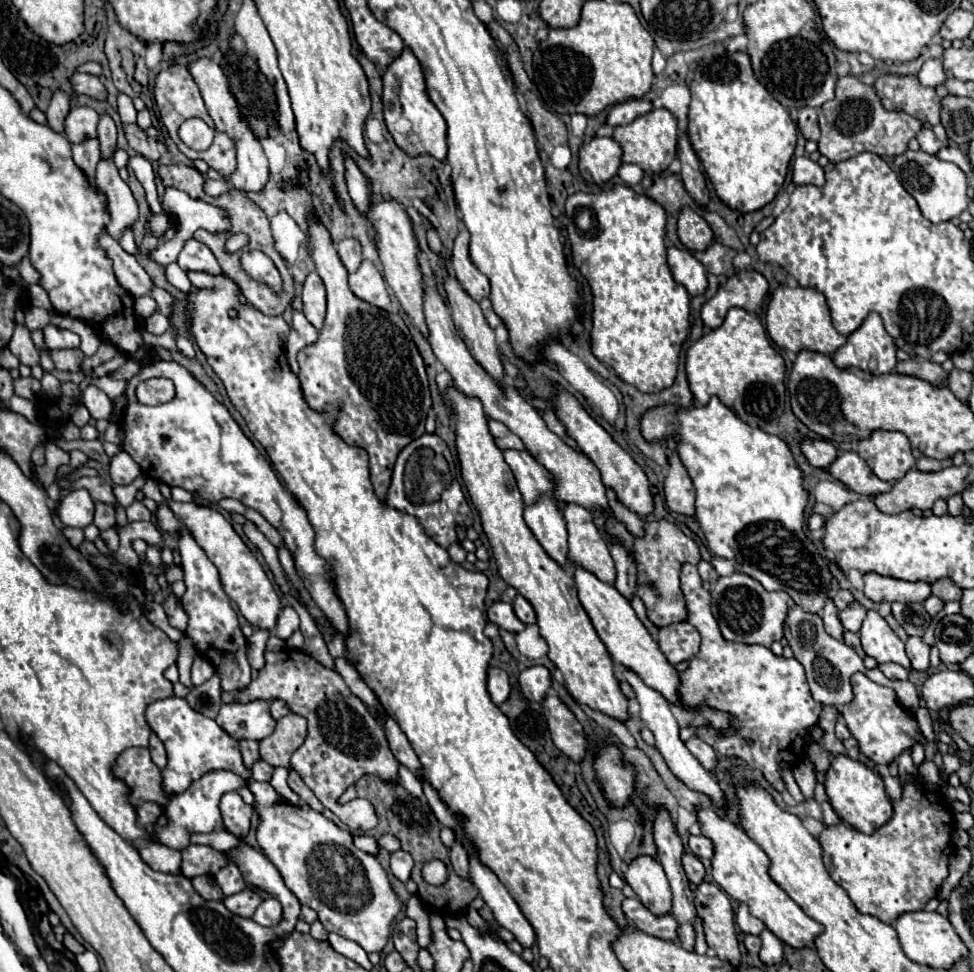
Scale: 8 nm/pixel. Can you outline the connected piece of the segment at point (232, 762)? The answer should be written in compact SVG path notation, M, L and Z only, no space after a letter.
M166 697L160 701L154 701L146 707L146 721L150 729L160 737L160 741L166 747L168 763L162 769L162 791L166 795L178 795L196 777L202 777L208 773L208 769L228 769L242 779L250 779L250 769L242 763L242 755L238 749L238 741L228 737L214 719L204 717L202 713L196 713L184 699L180 697Z

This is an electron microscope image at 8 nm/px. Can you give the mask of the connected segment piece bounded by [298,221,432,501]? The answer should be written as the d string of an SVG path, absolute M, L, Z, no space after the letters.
M310 221L308 241L312 245L312 259L316 263L316 271L326 285L326 299L328 299L328 313L324 327L314 341L314 345L304 347L298 353L300 365L300 387L304 393L306 403L316 413L324 413L328 409L336 409L336 421L332 425L334 433L342 437L348 445L362 447L370 457L370 479L374 485L374 493L380 501L386 501L386 491L392 479L392 467L398 453L416 437L424 433L426 415L430 411L430 389L428 377L422 363L422 357L412 341L412 335L398 313L388 313L376 309L364 301L360 301L348 287L348 271L344 269L332 241L328 241L328 233Z

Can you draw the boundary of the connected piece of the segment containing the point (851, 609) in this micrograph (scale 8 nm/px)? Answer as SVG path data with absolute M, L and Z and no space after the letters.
M852 601L846 609L840 611L840 621L842 621L844 629L854 631L854 633L860 631L860 625L862 625L864 617L866 617L866 609L858 601Z

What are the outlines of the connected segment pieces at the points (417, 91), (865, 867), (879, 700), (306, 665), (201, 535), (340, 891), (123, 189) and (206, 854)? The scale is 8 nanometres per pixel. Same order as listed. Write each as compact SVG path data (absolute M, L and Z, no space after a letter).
M404 47L402 53L384 69L382 75L382 105L384 105L384 123L394 137L396 145L404 149L408 155L428 153L440 161L446 159L446 121L442 113L434 107L434 103L426 95L424 73L414 57L414 53Z
M918 781L904 783L902 797L898 801L892 801L892 807L894 807L894 813L890 821L878 827L872 835L864 835L848 827L846 823L824 827L824 863L828 867L830 877L842 889L846 889L846 893L852 897L860 913L872 915L884 923L894 923L898 915L902 913L924 909L926 901L936 897L938 887L948 875L948 859L950 859L950 853L954 851L952 807L944 795L938 795L936 789L924 787Z
M854 673L850 681L852 681L852 689L854 689L854 699L850 703L846 703L840 709L840 713L846 721L846 727L850 729L852 737L858 741L860 751L868 759L872 759L874 763L888 765L902 753L902 749L910 749L914 741L924 743L924 737L918 731L916 719L908 711L904 711L904 707L900 707L898 699L890 687L870 681L864 673Z
M282 649L278 653L264 653L266 665L258 671L258 677L254 683L244 689L244 693L222 693L222 701L254 701L254 699L280 699L288 705L288 709L296 715L302 715L308 721L308 737L304 743L294 751L290 764L292 769L304 779L304 783L314 791L314 795L320 799L320 803L326 809L340 807L336 799L354 785L362 775L376 775L386 783L398 783L398 761L392 757L392 751L388 749L388 741L384 737L384 731L380 729L380 723L372 717L368 707L352 695L344 679L320 663L316 663L310 655L304 655L296 649Z
M160 485L160 489L162 489L162 495L168 499L168 507L182 521L182 525L190 531L190 535L196 539L196 543L204 549L208 559L216 565L226 595L238 605L240 613L246 617L246 621L254 627L260 627L260 629L266 629L266 631L274 633L276 619L278 619L278 613L282 609L280 599L278 599L270 579L266 577L262 565L252 555L252 551L244 545L244 541L238 537L238 533L232 529L230 521L226 521L224 515L218 513L216 509L212 509L212 507L198 505L194 501L190 501L190 503L172 501L170 499L170 489L166 485Z
M250 779L248 789L254 795L252 807L260 819L256 841L282 873L286 887L302 905L318 913L326 931L356 941L366 953L380 953L388 943L390 925L402 903L376 857L356 849L348 831L342 831L308 805L284 801L270 783Z
M102 159L96 167L96 189L106 197L106 211L110 221L106 223L104 231L114 237L116 241L122 237L124 229L134 227L138 221L138 205L132 197L128 184L119 176L112 159Z
M190 845L188 849L182 851L182 875L192 879L198 875L216 875L224 865L228 865L228 859L224 853L218 853L210 847L202 845Z

